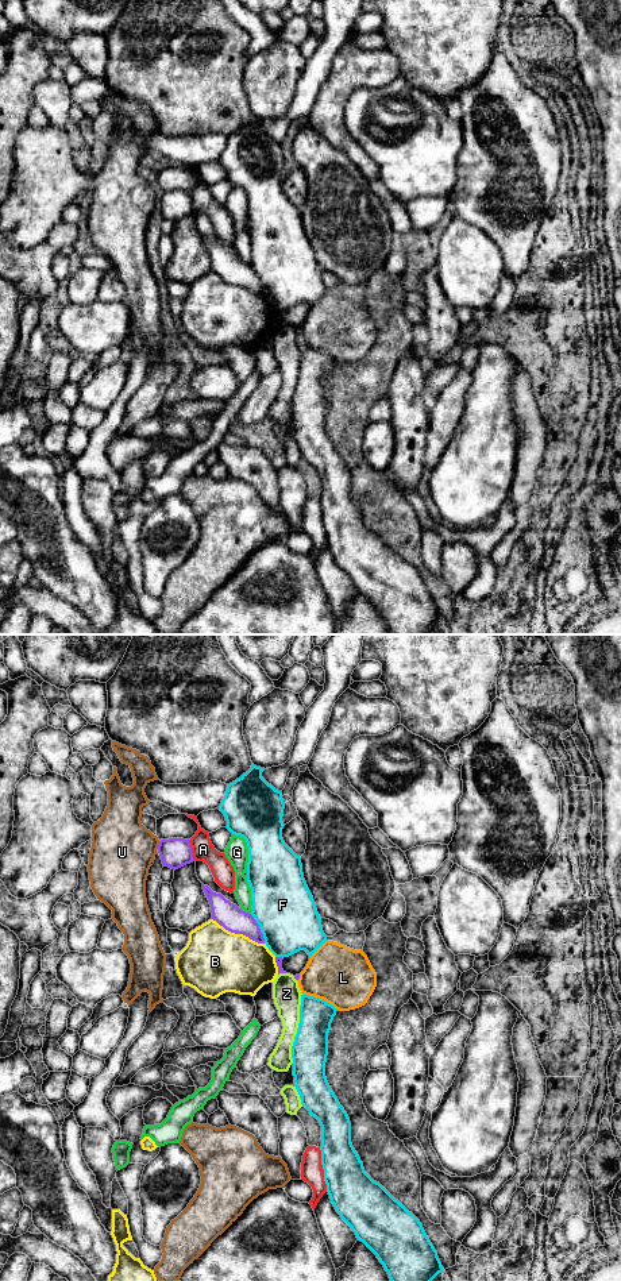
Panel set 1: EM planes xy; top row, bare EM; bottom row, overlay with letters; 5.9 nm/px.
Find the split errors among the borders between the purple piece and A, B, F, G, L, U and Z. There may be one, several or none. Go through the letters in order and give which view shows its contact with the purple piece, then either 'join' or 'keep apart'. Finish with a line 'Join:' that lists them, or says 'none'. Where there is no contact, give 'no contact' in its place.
A: contact in xy; keep apart
B: contact in xy; keep apart
F: contact in xy; keep apart
G: contact in xy; keep apart
L: contact in xy; keep apart
U: contact in xy; keep apart
Z: contact in xy; keep apart
Join: none

